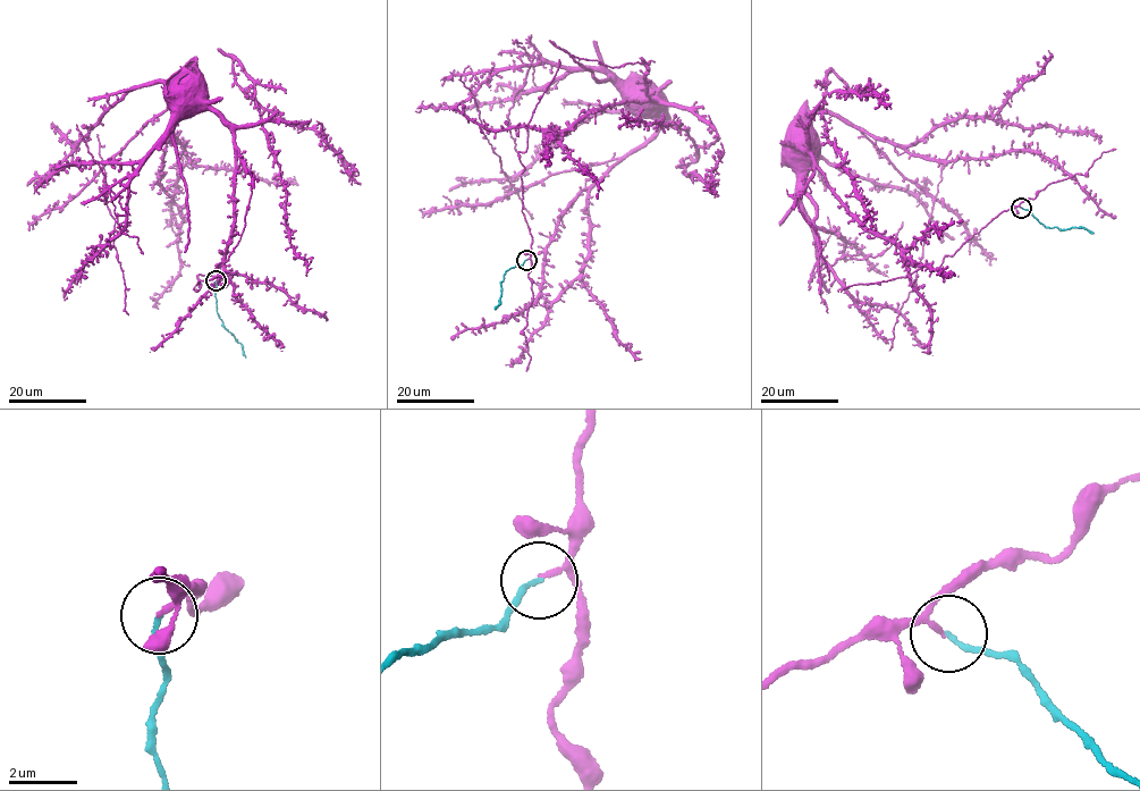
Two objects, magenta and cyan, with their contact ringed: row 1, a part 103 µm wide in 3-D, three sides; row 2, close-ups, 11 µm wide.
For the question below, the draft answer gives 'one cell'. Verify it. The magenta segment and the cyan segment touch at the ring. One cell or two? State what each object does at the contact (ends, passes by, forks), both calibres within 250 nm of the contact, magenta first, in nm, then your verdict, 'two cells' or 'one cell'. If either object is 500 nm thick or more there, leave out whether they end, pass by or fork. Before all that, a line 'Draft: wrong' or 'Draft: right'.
Draft: right
magenta passes by | cyan ends | 90/150 nm | one cell

